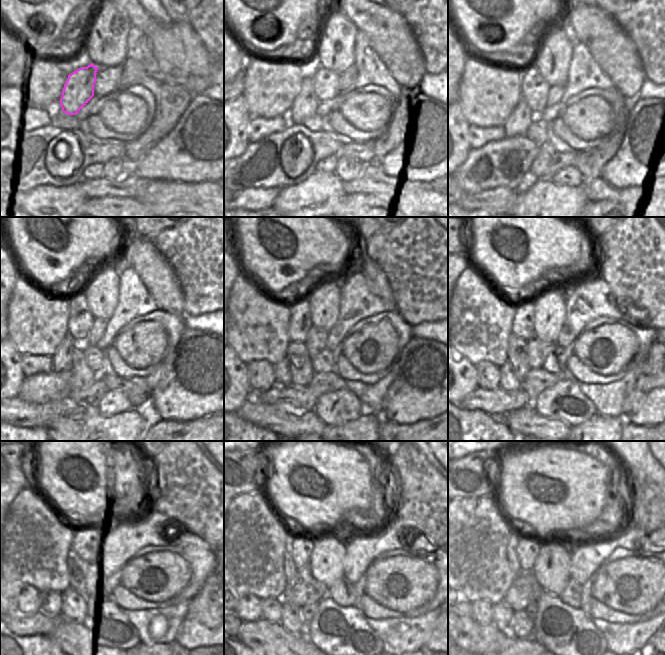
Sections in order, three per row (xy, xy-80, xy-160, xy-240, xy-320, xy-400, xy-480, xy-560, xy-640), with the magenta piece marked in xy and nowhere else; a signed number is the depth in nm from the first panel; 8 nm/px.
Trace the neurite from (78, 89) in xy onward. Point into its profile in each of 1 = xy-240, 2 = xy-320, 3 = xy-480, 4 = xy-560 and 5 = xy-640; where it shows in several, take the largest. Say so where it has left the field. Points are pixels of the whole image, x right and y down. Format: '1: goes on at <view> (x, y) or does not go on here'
1: goes on at xy-240 (62, 360)
2: goes on at xy-320 (283, 369)
3: goes on at xy-480 (74, 607)
4: goes on at xy-560 (294, 619)
5: goes on at xy-640 (521, 626)

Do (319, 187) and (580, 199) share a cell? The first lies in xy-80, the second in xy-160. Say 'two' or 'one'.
one

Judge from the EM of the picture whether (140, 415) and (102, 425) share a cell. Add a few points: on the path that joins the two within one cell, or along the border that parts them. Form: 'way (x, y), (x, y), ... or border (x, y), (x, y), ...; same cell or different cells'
way (131, 424), (111, 425); same cell

